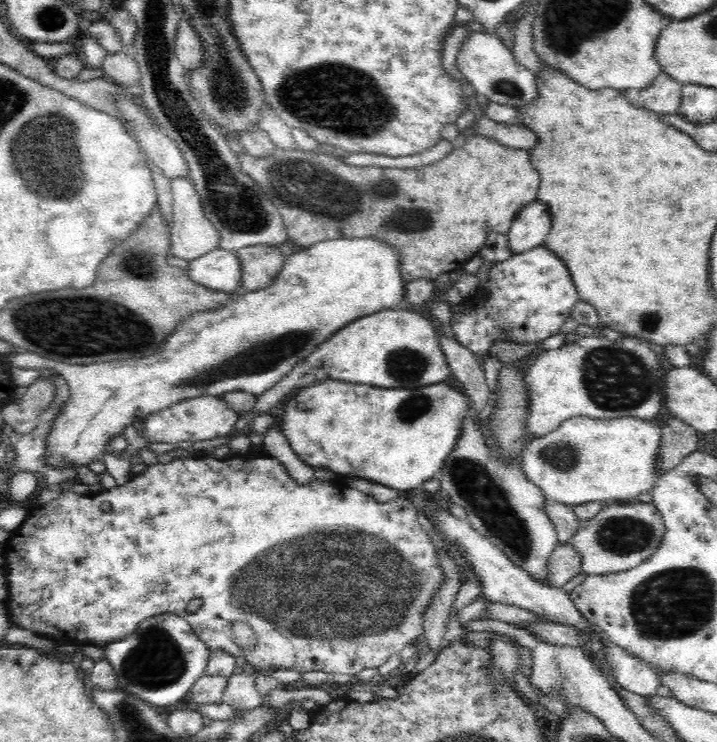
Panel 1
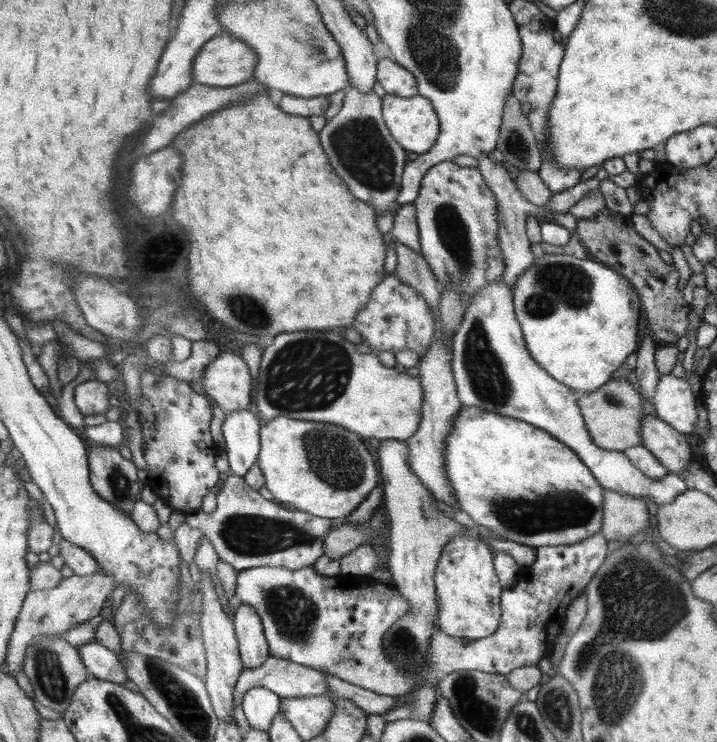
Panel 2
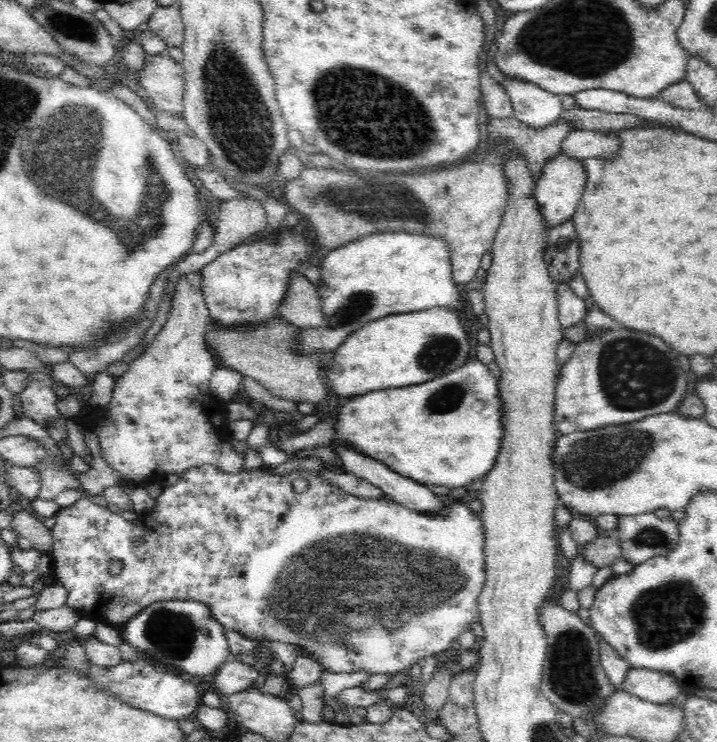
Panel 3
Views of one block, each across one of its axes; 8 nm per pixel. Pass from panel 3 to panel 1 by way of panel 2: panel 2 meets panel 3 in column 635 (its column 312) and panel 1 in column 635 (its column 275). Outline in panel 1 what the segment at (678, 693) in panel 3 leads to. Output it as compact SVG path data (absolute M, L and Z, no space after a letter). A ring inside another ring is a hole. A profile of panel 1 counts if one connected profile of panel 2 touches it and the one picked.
M598 630L598 635L606 644L606 661L610 665L610 675L614 675L616 683L622 686L622 689L642 696L656 694L656 688L661 685L657 671L640 657L628 654L624 648L610 642L603 630Z

